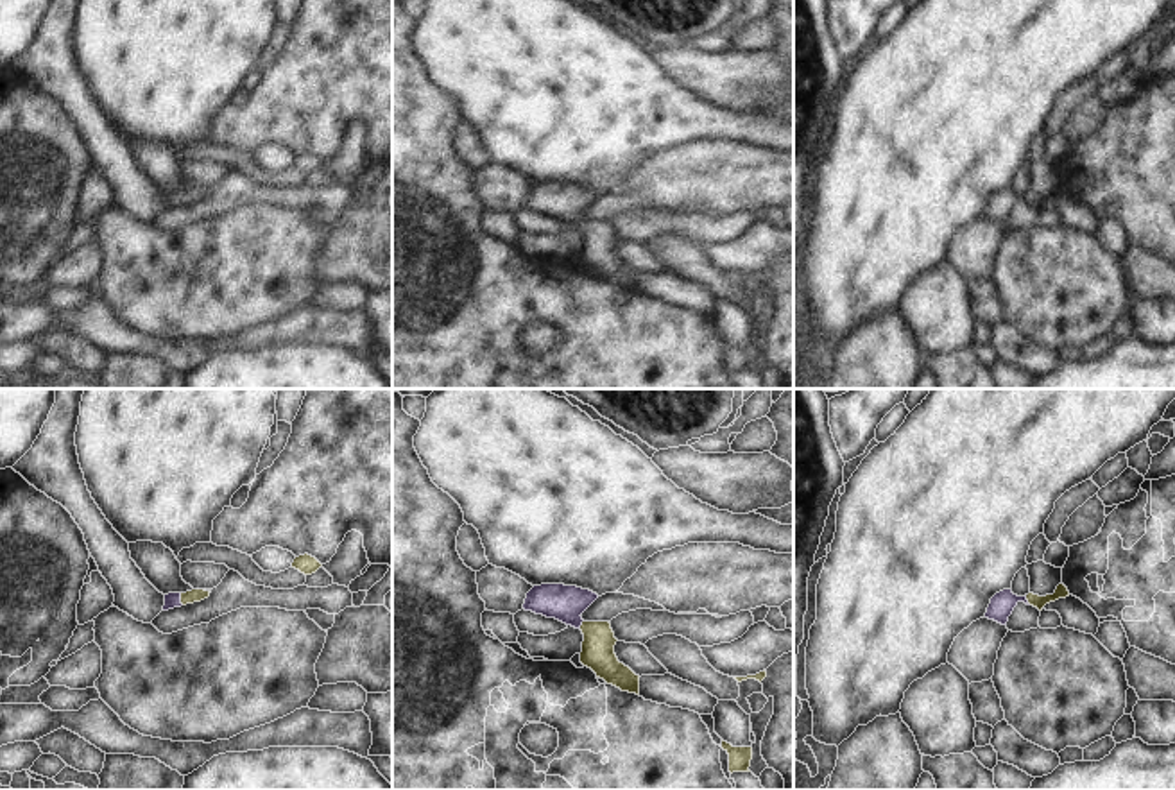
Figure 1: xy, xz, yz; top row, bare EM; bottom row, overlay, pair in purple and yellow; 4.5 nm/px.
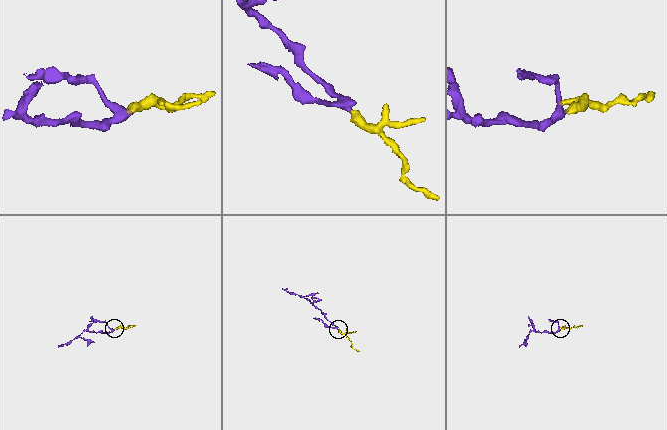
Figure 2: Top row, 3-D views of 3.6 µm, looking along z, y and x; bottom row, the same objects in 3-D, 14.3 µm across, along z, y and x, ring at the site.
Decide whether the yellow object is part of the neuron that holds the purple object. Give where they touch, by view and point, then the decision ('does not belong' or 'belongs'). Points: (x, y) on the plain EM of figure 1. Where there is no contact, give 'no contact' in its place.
xy (180, 197) | belongs

